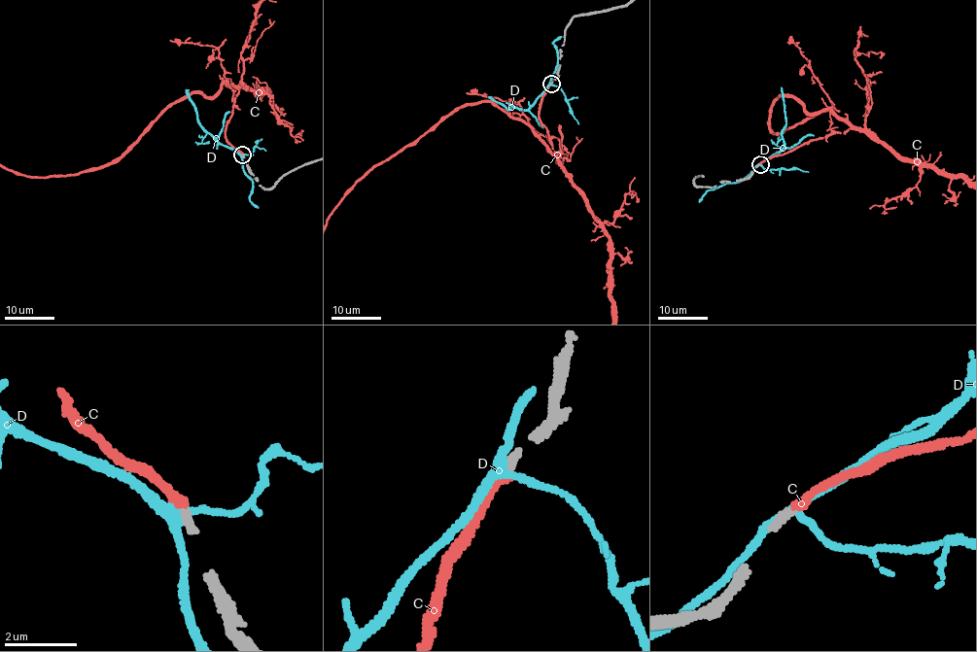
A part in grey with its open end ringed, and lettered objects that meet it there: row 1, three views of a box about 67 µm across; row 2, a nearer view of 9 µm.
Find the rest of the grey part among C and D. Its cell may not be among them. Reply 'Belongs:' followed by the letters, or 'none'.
Belongs: C

